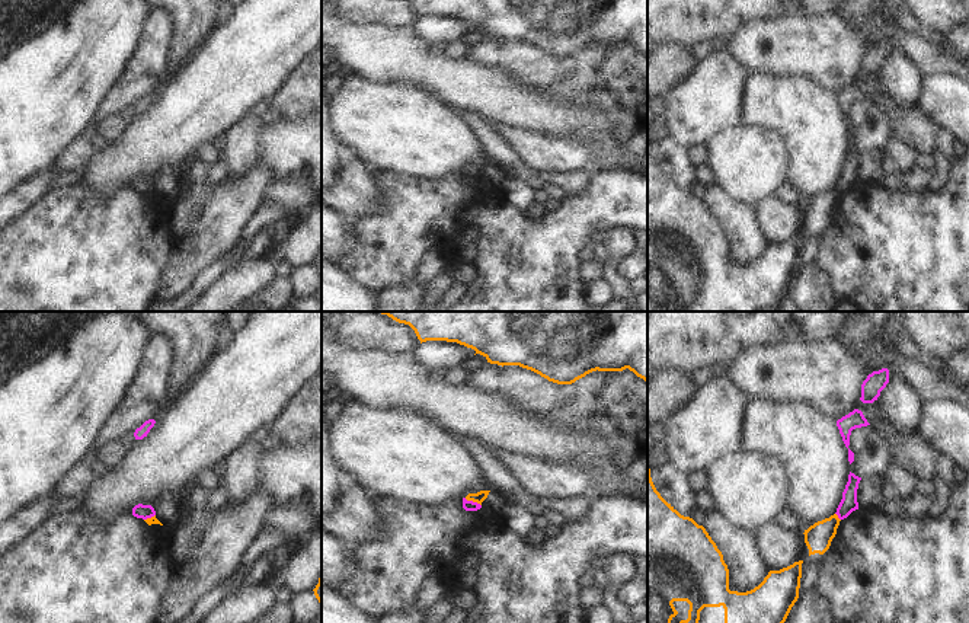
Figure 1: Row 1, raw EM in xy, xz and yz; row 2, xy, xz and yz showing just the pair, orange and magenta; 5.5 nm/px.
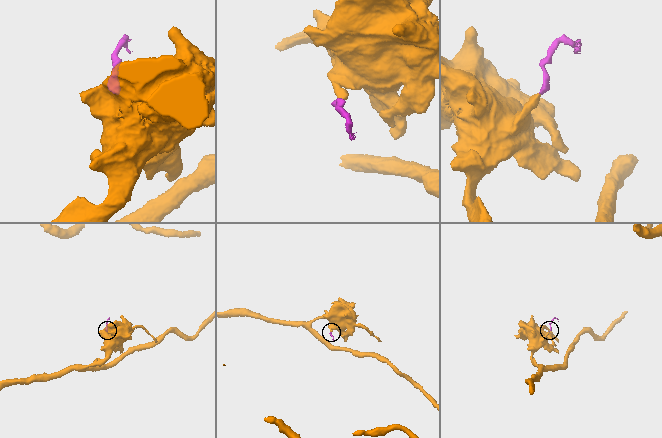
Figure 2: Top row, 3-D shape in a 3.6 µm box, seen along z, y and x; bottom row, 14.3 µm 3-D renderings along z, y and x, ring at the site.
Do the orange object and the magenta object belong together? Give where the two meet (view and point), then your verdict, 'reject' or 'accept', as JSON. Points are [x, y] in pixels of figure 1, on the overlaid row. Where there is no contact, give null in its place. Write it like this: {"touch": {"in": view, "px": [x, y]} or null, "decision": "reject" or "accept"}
{"touch": {"in": "xz", "px": [473, 501]}, "decision": "reject"}

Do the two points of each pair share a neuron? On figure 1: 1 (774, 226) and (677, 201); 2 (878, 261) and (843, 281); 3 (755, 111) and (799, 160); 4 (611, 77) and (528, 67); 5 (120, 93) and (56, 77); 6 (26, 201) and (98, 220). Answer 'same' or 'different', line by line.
1: different
2: same
3: same
4: same
5: different
6: different

